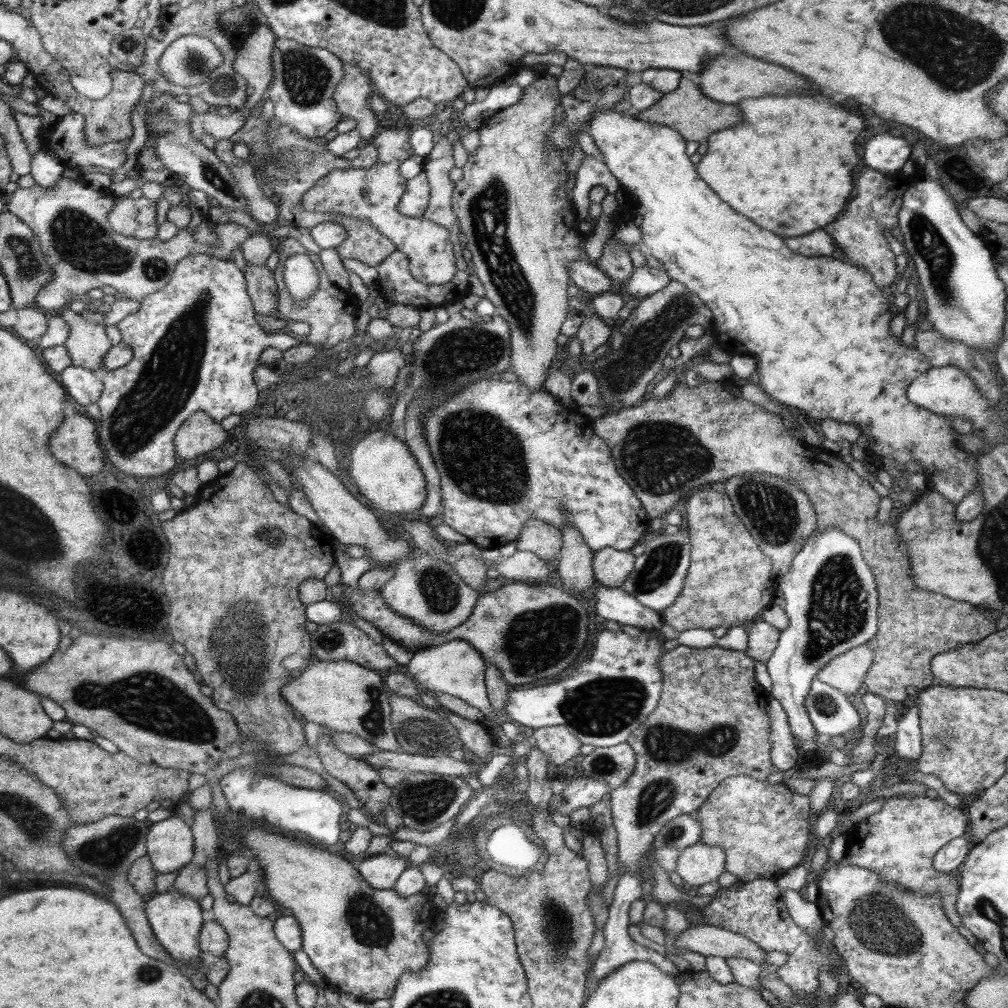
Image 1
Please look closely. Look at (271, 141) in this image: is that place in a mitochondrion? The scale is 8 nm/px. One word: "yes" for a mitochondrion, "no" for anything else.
yes

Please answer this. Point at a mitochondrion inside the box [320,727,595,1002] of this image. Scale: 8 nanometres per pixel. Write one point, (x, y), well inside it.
(424, 800)

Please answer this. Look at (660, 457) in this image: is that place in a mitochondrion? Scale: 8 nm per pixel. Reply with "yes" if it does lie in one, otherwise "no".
yes

